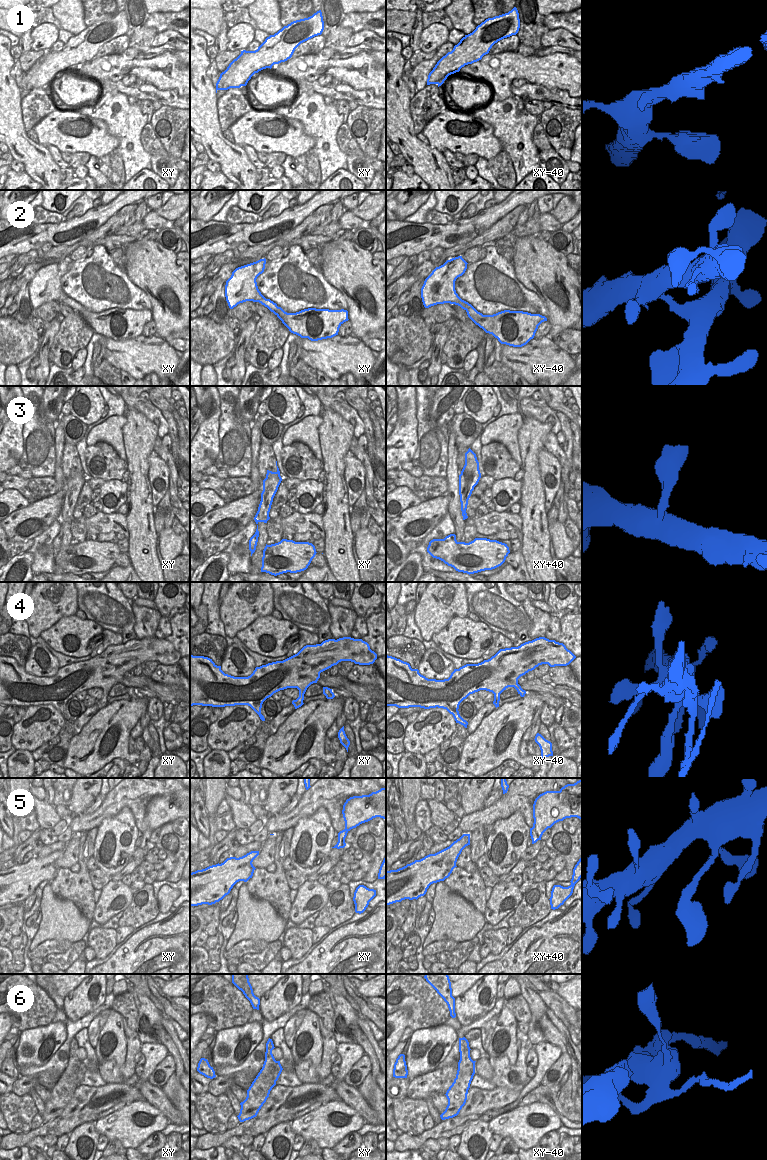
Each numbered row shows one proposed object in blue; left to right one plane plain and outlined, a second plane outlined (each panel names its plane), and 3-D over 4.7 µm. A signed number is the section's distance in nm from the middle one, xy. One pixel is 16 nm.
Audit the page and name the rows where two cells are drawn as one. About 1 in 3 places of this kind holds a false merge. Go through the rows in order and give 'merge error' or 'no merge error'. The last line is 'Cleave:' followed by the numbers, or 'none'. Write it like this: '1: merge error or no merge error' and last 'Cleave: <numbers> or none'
1: no merge error
2: merge error
3: no merge error
4: no merge error
5: no merge error
6: merge error
Cleave: 2, 6

